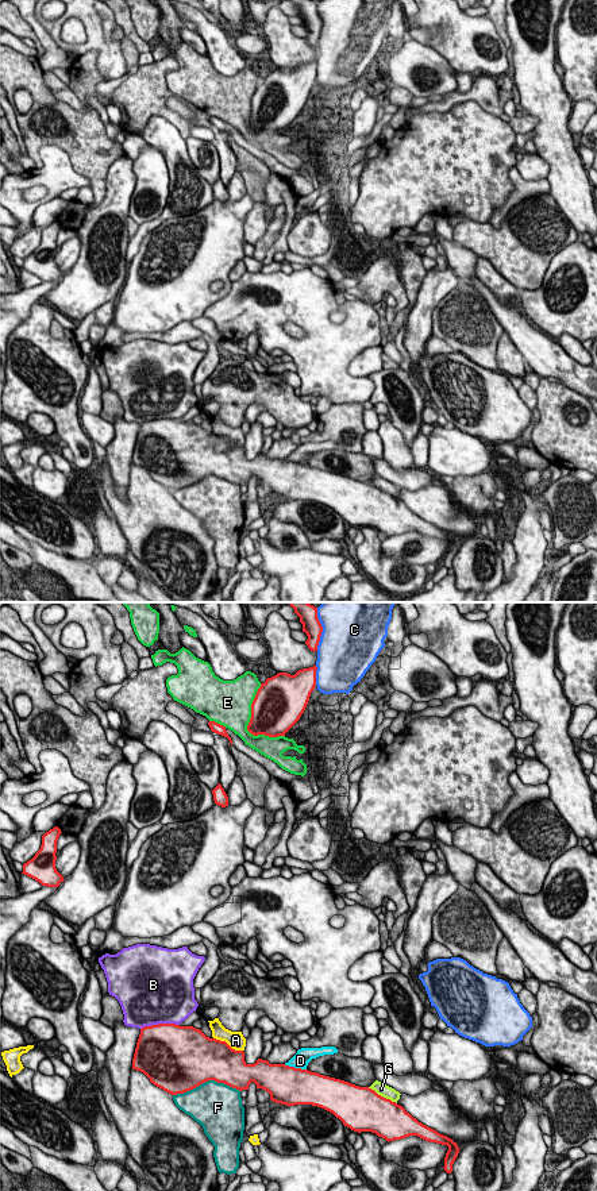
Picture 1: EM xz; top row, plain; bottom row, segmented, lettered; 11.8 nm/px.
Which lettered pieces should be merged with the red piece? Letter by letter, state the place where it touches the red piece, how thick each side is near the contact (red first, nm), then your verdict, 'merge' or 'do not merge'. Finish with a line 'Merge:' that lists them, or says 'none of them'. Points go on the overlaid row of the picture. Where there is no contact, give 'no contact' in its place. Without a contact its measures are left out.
A: contact xz (227, 1044); calibres 480 and 200 nm; do not merge
B: contact xz (160, 1024); calibres 500 and 480 nm; do not merge
C: contact xz (322, 629); calibres 220 and 480 nm; do not merge
D: contact xz (293, 1067); calibres 460 and 190 nm; do not merge
E: contact xz (247, 725); calibres 380 and 420 nm; do not merge
F: contact xz (205, 1080); calibres 500 and 480 nm; do not merge
G: contact xz (382, 1097); calibres 480 and 140 nm; do not merge
Merge: none of them

